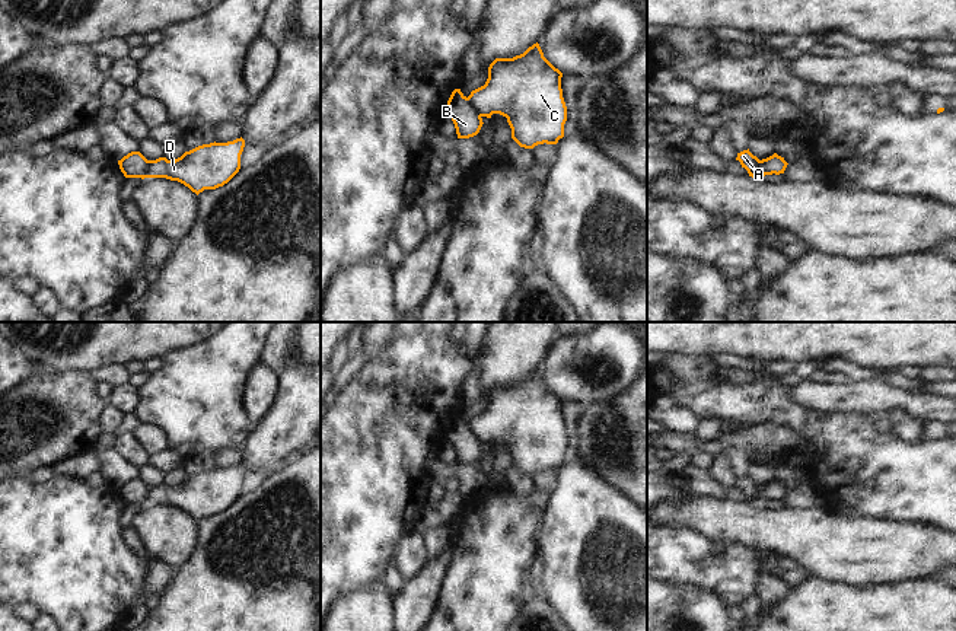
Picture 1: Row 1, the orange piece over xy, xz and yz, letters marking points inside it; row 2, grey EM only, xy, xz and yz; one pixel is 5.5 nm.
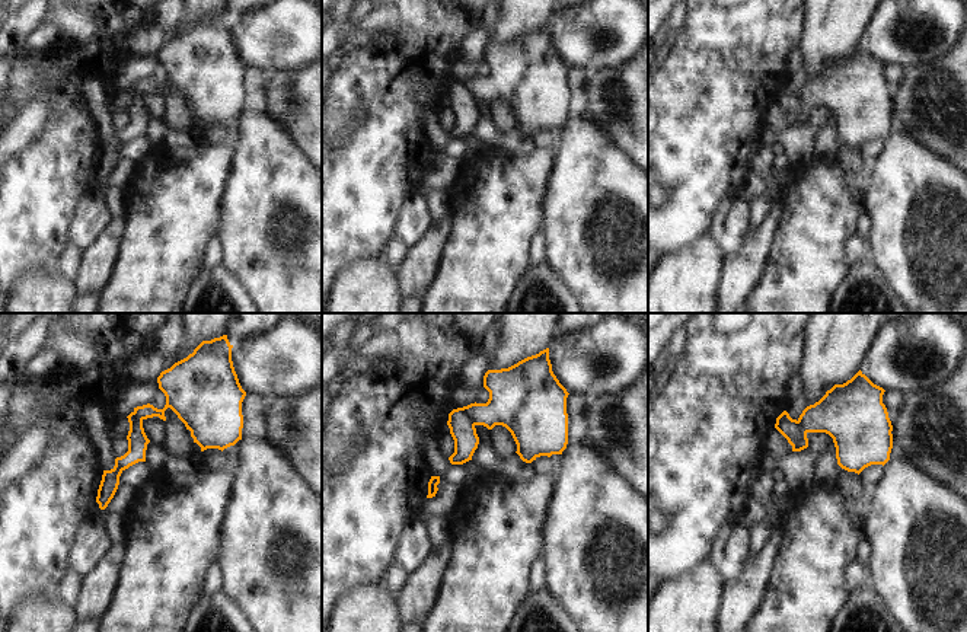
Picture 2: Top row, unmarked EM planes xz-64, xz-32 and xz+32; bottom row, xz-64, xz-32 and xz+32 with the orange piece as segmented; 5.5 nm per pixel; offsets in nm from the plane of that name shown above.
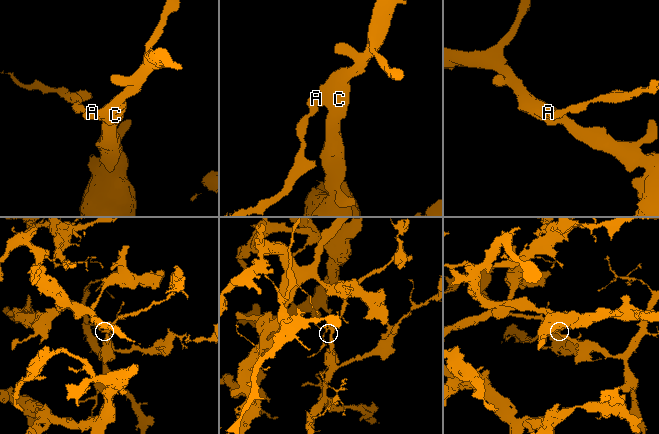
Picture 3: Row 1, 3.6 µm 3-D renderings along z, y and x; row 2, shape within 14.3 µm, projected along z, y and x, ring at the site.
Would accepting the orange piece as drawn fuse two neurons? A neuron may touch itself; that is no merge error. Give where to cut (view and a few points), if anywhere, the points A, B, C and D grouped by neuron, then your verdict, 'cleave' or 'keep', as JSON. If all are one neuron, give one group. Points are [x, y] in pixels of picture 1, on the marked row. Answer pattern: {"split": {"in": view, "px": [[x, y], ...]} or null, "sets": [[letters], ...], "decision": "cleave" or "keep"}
{"split": {"in": "xz", "px": [[467, 98], [481, 115]]}, "sets": [["A", "C", "D"], ["B"]], "decision": "cleave"}

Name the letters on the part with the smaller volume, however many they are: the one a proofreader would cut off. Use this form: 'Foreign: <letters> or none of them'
Foreign: B

